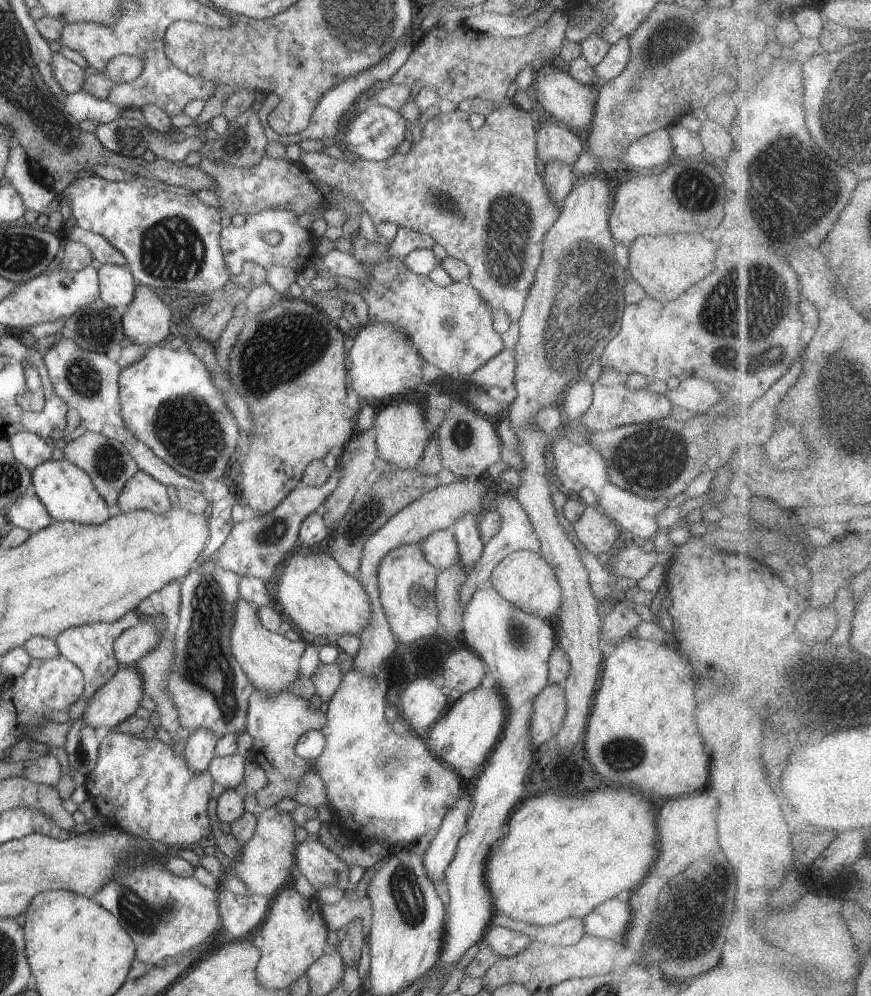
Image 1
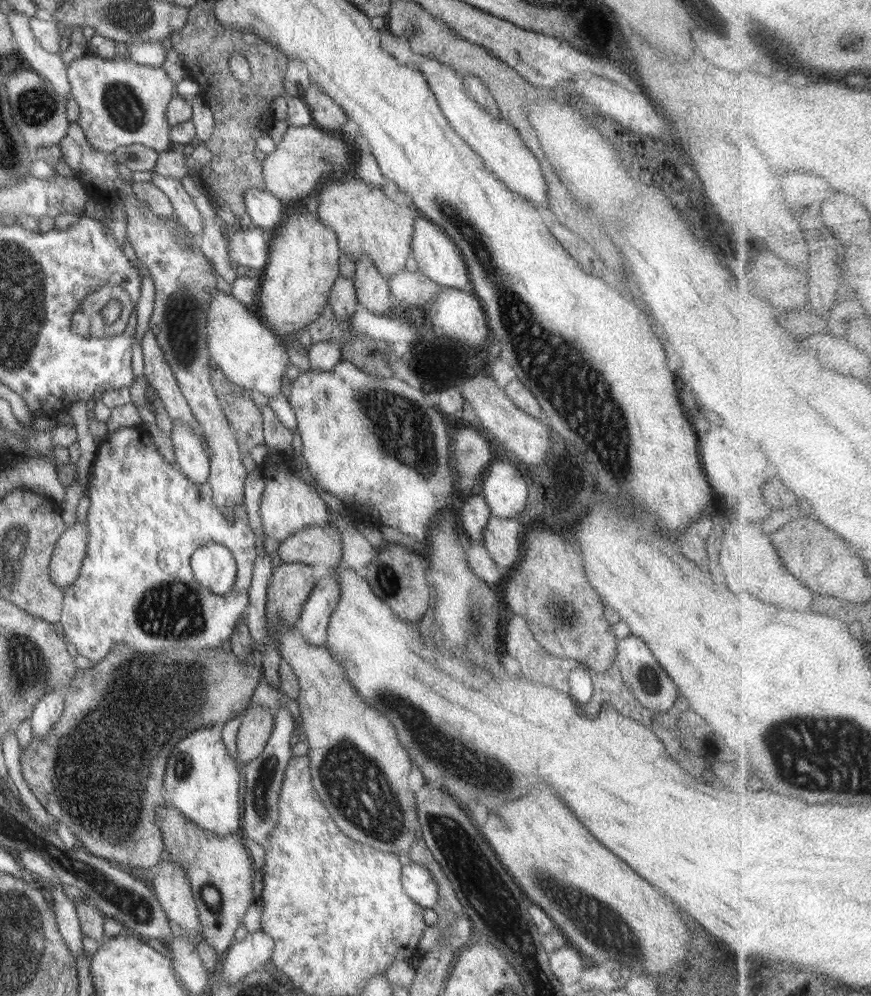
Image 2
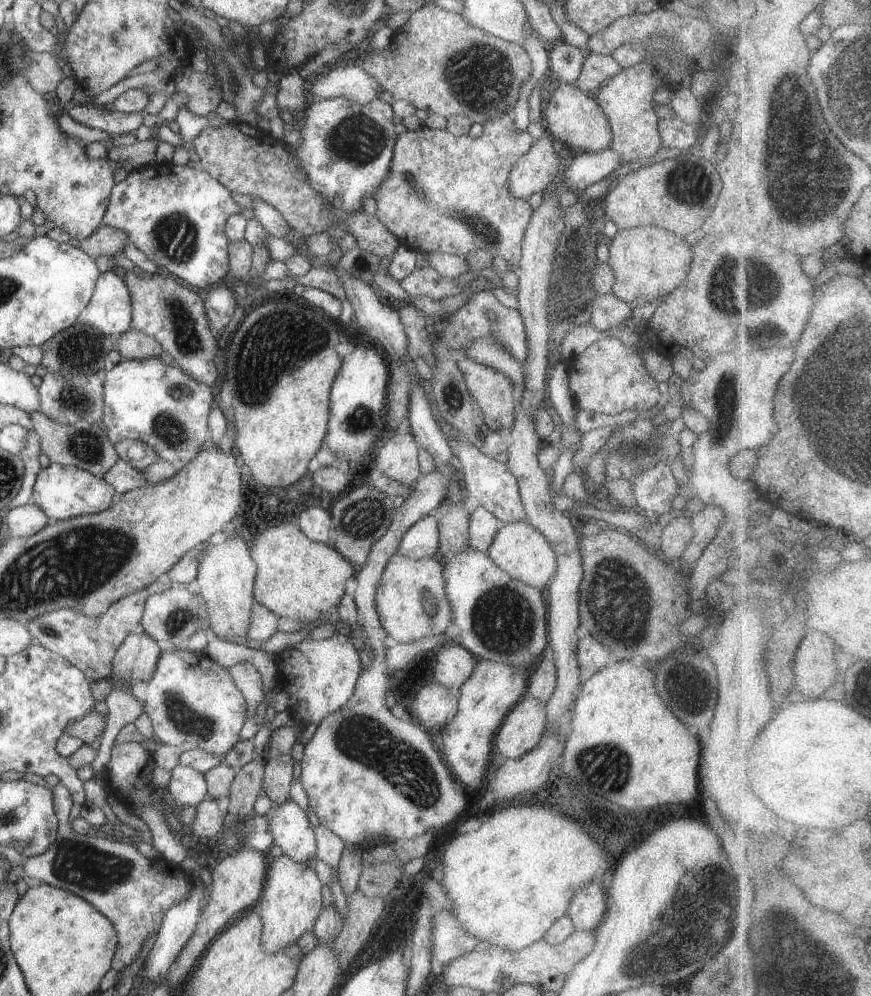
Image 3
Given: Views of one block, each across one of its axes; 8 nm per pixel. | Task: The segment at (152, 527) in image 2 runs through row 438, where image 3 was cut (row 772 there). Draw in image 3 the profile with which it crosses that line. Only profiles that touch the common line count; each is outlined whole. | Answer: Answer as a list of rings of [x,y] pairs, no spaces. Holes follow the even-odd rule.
[[[130,741],[115,744],[112,748],[110,762],[106,764],[105,777],[110,782],[110,788],[118,790],[118,794],[122,798],[126,798],[126,805],[131,807],[131,811],[136,808],[140,812],[138,815],[148,824],[150,831],[152,831],[150,843],[154,844],[154,849],[158,854],[160,853],[160,859],[179,866],[187,858],[187,848],[181,838],[175,838],[170,832],[170,826],[166,822],[166,814],[164,814],[164,808],[162,808],[162,798],[154,800],[156,788],[151,780],[153,768],[151,754],[142,748],[142,744]]]

